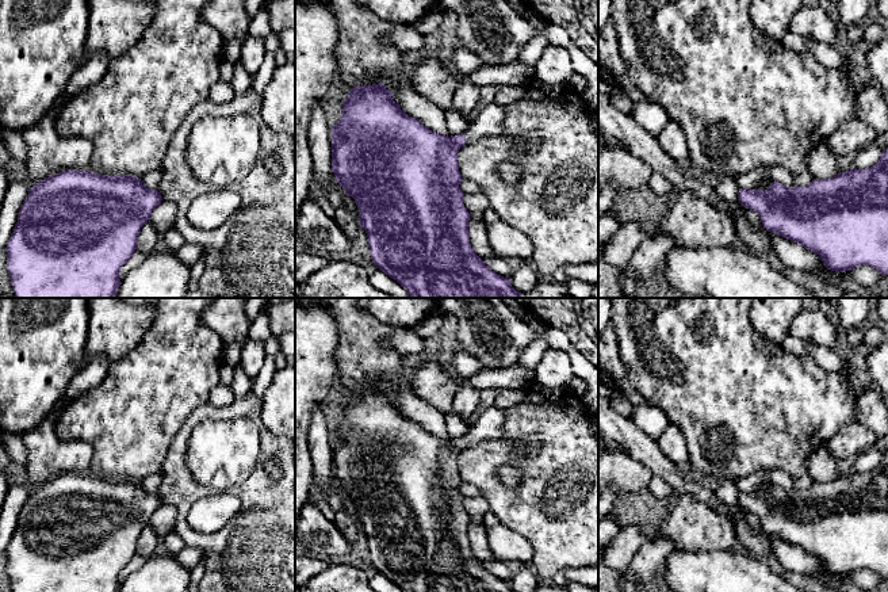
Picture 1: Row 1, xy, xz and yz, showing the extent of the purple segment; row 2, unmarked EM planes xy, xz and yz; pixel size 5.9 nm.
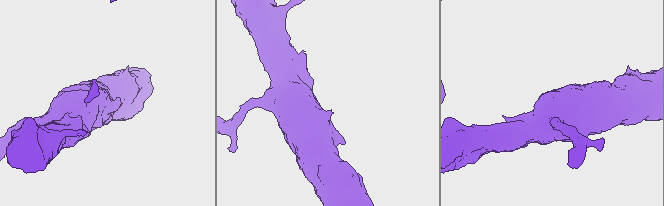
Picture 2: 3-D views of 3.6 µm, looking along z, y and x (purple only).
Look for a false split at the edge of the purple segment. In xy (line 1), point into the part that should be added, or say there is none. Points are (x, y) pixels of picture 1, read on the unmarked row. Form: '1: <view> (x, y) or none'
1: none

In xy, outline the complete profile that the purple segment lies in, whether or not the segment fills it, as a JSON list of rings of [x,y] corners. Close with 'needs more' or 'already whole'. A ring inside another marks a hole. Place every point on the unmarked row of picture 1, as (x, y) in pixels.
[[[66,473],[38,485],[28,493],[28,499],[19,513],[18,526],[5,551],[7,573],[11,580],[12,592],[118,592],[120,588],[120,572],[135,555],[141,531],[150,523],[152,515],[161,504],[157,493],[146,492],[141,482],[134,480],[107,480],[93,477],[92,474]]] | already whole

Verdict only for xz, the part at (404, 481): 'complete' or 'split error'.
split error

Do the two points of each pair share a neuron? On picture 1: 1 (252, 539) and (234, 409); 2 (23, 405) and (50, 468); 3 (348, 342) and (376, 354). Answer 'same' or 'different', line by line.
1: same
2: different
3: same

